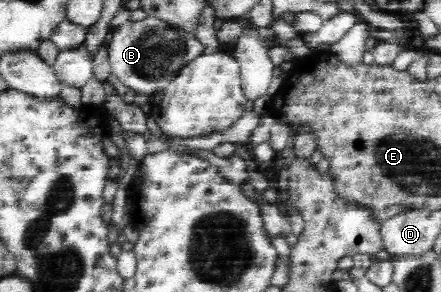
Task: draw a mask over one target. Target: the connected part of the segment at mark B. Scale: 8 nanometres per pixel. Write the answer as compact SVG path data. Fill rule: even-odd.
M160 19L127 20L113 30L107 46L110 70L136 95L158 96L177 77L180 69L205 54L202 43L194 34L169 25Z

